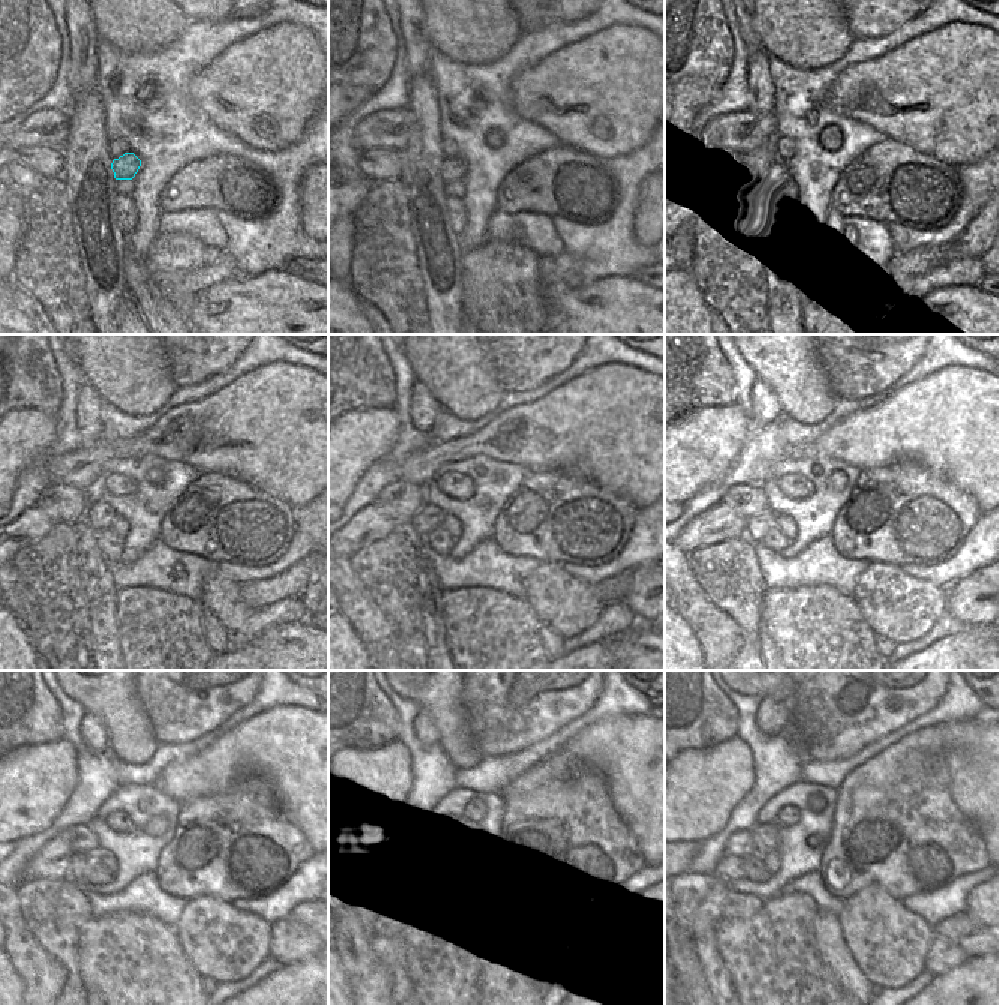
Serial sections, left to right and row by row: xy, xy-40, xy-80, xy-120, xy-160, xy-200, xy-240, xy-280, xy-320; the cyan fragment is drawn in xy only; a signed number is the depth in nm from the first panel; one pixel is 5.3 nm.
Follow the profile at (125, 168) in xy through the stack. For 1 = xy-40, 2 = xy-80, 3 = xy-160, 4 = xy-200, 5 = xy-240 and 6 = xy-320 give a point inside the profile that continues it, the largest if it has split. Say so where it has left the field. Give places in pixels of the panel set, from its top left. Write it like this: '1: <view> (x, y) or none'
1: xy-40 (452, 170)
2: xy-80 (782, 174)
3: xy-160 (431, 517)
4: xy-200 (755, 528)
5: xy-240 (81, 862)
6: xy-320 (729, 867)

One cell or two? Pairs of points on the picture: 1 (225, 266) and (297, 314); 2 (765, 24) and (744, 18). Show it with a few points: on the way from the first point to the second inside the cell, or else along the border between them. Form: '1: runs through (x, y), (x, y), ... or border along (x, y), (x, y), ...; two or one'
1: border along (233, 278), (212, 284), (201, 293); two
2: border along (752, 15), (752, 27), (761, 47); two

